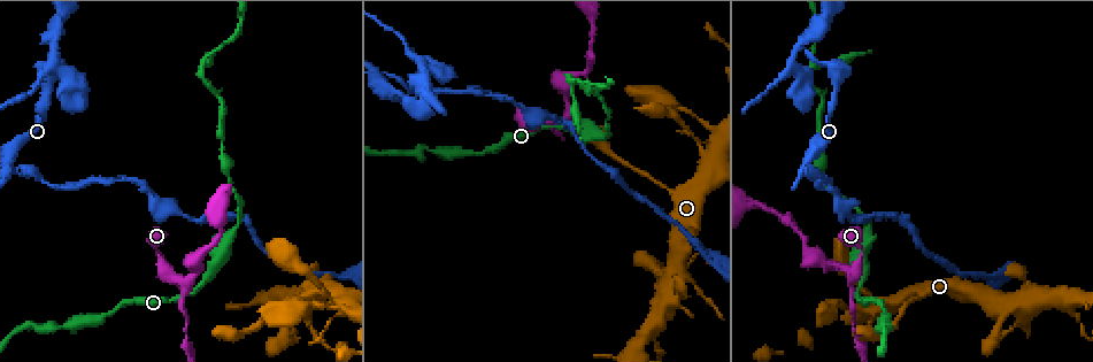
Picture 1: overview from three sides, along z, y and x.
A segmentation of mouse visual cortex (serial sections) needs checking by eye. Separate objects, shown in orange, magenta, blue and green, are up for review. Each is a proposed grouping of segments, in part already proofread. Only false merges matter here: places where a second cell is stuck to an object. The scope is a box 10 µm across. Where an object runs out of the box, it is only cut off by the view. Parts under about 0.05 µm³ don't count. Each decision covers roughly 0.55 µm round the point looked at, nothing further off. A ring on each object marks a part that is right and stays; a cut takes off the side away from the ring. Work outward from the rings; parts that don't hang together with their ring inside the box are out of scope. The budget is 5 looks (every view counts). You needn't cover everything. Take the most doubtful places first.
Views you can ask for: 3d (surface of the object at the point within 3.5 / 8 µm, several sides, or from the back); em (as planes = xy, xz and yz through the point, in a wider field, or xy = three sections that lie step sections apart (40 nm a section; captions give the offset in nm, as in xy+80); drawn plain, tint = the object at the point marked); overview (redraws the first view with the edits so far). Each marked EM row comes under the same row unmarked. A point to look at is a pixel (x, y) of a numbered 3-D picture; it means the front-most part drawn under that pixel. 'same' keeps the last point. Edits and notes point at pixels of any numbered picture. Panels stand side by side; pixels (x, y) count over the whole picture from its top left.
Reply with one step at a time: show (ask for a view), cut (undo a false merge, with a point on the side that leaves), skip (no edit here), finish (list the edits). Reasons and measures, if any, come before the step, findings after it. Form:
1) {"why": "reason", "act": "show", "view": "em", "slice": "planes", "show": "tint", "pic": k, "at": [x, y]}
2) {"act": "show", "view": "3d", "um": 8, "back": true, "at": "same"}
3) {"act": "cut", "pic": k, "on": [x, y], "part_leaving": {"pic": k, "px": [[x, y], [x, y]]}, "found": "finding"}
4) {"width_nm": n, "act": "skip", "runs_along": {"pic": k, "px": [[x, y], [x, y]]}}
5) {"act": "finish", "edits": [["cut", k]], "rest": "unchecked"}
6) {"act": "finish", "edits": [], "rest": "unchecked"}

{"why": "branch point", "act": "show", "view": "3d", "um": 3.5, "pic": 1, "at": [421, 69]}

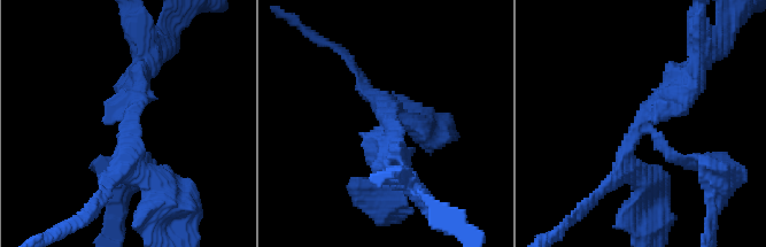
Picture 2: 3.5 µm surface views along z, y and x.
{"arms": 3, "arm_widths_nm": [200, 250, 350], "why": "now the EM", "act": "show", "view": "em", "slice": "xy", "step": 3, "show": "tint", "pic": 2, "at": [383, 123]}

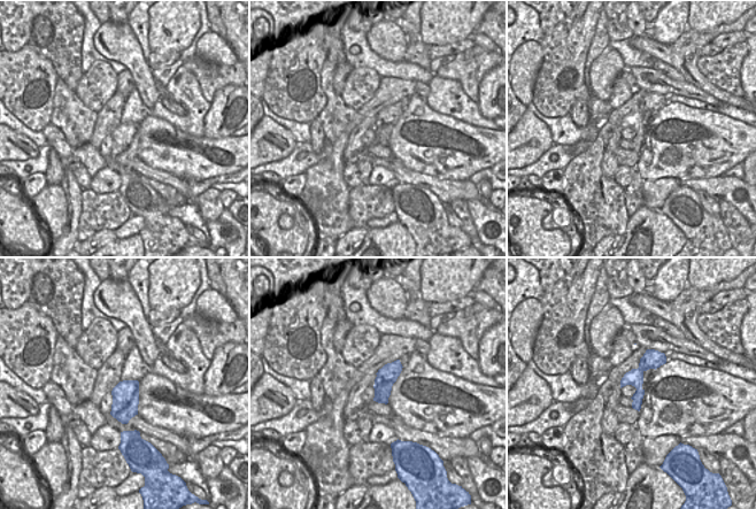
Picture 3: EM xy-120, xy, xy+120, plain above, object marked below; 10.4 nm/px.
{"act": "cut", "pic": 2, "on": [408, 121], "part_leaving": {"pic": 2, "px": [[384, 128], [384, 105], [433, 128]]}, "found": "two cells meet here"}

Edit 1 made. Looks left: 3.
{"act": "show", "view": "overview"}

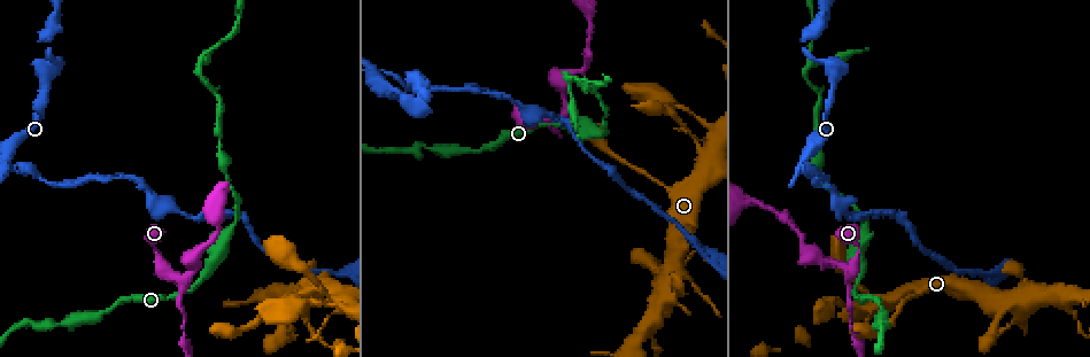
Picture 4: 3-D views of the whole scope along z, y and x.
{"why": "three arms meet", "act": "show", "view": "3d", "um": 3.5, "pic": 4, "at": [14, 164]}

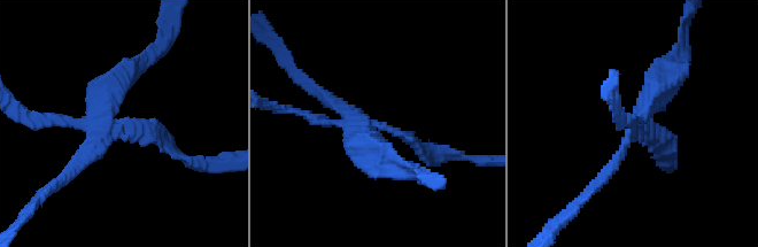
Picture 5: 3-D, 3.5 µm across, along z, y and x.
{"arms": 3, "arm_widths_nm": [150, 150, 350], "why": "shape alone is not enough", "act": "show", "view": "em", "slice": "xy", "step": 5, "show": "tint", "pic": 5, "at": [126, 123]}

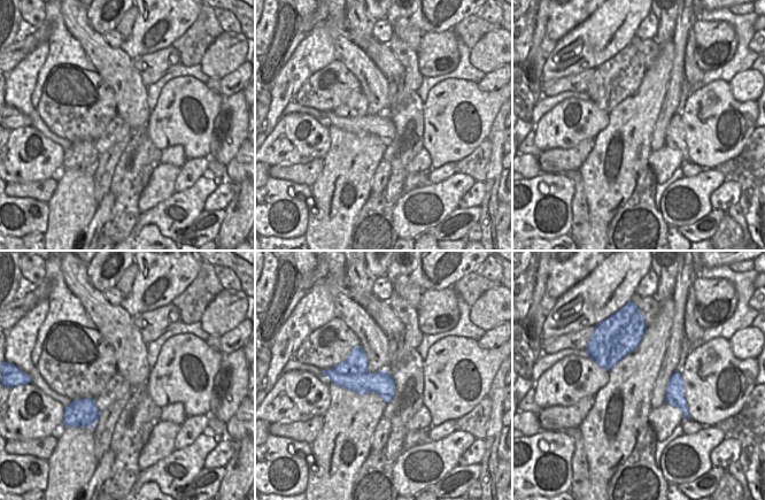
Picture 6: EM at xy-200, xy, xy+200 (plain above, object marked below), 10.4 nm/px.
{"act": "cut", "pic": 5, "on": [663, 134], "part_leaving": {"pic": 5, "px": [[637, 123], [664, 140], [666, 166]]}, "found": "a second cell is stuck on"}

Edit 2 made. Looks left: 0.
{"act": "finish", "edits": [["cut", 2], ["cut", 5]], "rest": "unchecked"}

